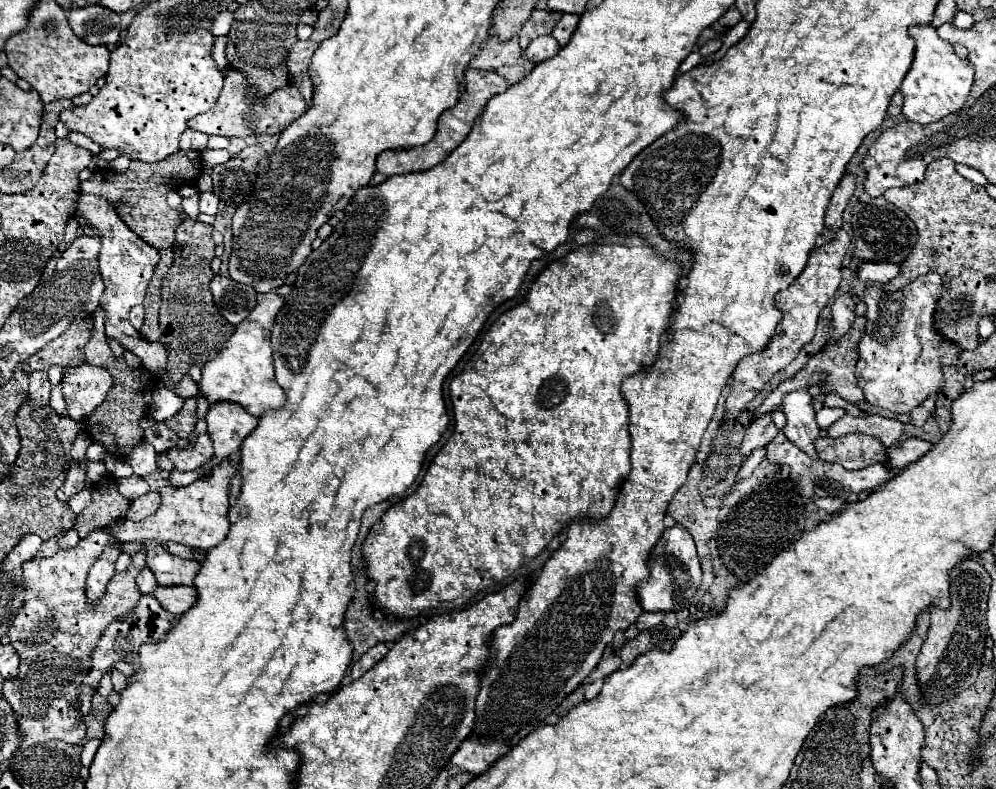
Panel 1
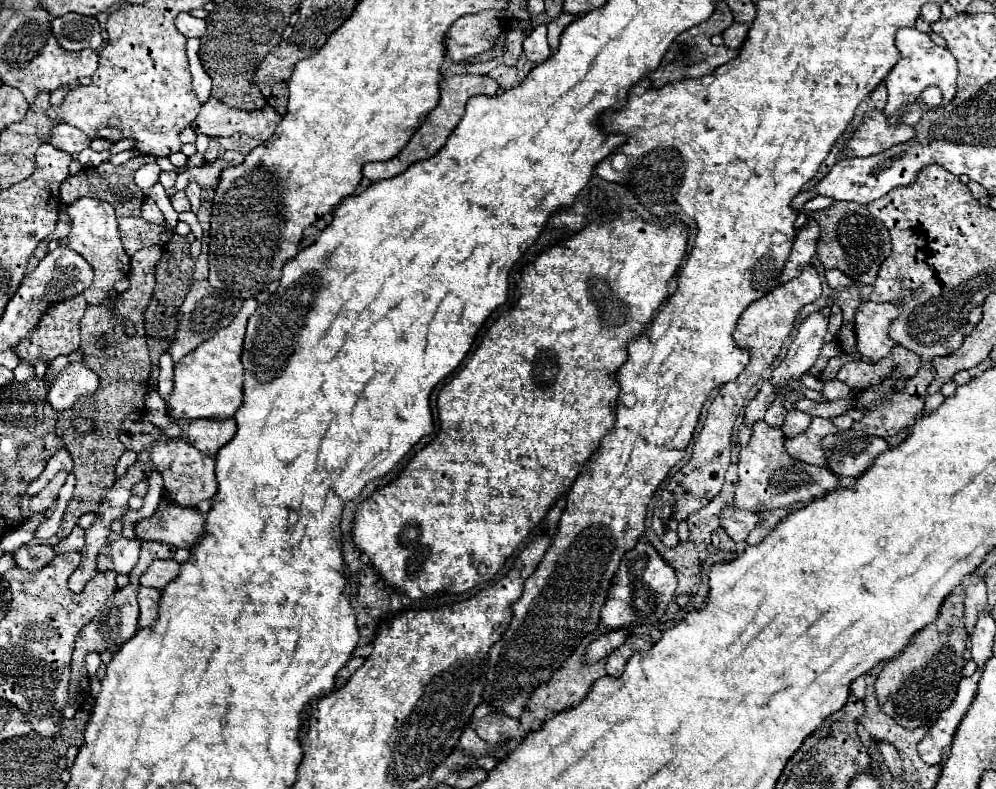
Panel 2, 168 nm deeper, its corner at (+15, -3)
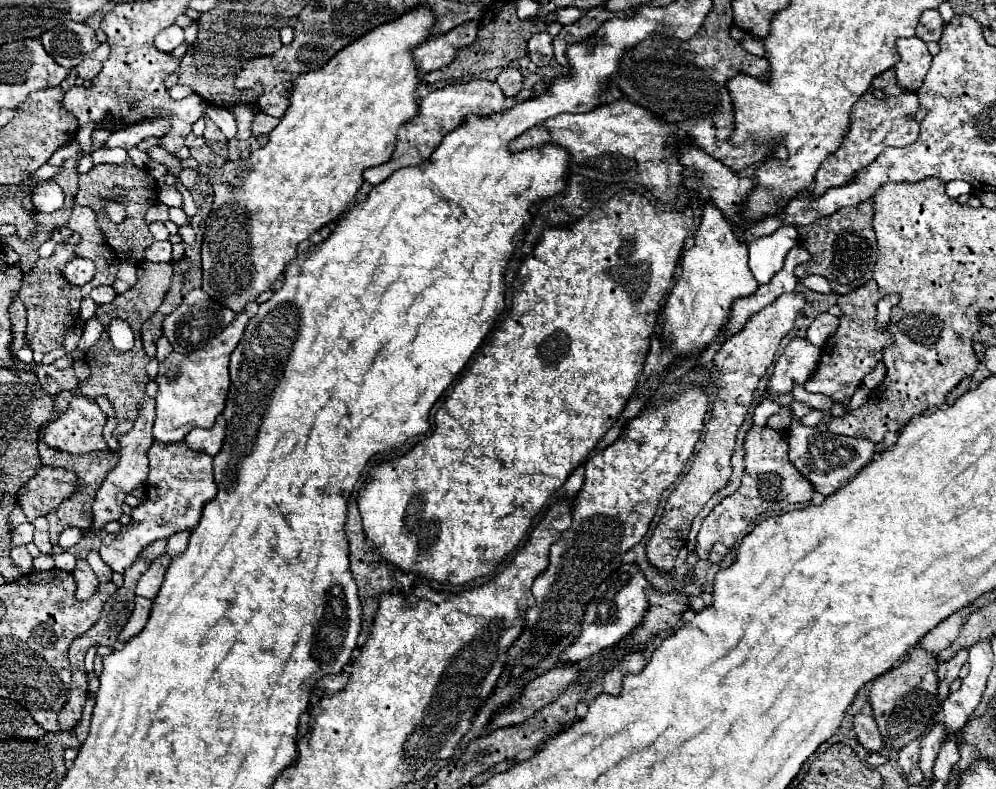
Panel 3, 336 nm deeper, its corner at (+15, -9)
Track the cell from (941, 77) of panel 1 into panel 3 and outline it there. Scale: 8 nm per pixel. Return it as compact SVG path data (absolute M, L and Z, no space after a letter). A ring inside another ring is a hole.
M912 36L912 38L898 38L896 48L900 54L900 62L894 66L898 84L904 90L918 90L932 64L932 56L926 44L920 38Z

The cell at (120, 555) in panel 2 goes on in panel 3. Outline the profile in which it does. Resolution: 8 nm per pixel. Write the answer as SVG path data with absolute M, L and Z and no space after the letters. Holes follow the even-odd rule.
M154 442L148 450L148 460L150 472L146 482L146 500L132 510L132 520L128 526L124 526L124 530L102 536L100 556L114 572L124 572L128 566L132 566L140 550L154 540L170 538L182 530L192 530L202 516L204 502L212 500L218 492L212 472L212 456L190 450L186 442Z

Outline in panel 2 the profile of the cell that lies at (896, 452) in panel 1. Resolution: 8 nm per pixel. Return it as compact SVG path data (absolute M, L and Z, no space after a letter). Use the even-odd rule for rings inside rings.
M844 430L822 440L828 456L828 466L838 476L862 476L868 466L890 446L878 436Z

